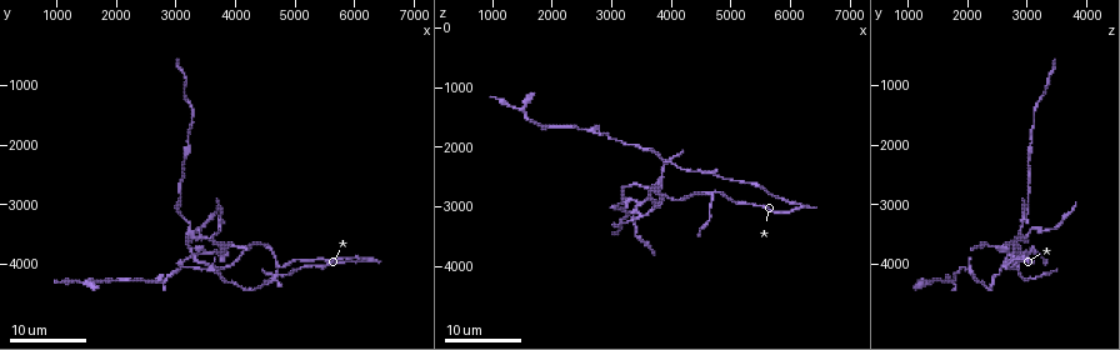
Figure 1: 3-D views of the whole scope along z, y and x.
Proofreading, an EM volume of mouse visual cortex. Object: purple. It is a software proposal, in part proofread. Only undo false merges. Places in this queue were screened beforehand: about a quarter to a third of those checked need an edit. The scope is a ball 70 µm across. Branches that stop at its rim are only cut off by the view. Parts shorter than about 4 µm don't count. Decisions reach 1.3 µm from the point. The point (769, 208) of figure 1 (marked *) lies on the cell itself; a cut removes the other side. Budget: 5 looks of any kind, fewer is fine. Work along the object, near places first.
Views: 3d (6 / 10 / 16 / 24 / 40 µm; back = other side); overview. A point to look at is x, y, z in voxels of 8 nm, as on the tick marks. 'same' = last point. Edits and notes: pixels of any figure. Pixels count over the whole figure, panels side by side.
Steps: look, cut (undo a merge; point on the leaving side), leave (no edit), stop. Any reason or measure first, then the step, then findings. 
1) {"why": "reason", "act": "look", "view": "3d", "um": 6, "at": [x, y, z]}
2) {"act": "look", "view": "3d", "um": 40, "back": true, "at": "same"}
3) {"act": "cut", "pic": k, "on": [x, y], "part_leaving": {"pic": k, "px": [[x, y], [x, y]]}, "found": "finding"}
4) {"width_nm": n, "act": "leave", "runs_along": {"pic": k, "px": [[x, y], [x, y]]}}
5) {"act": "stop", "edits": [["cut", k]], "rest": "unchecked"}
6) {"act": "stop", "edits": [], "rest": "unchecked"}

{"why": "four-way junction", "act": "look", "view": "3d", "um": 24, "at": [3300, 3450, 2900]}

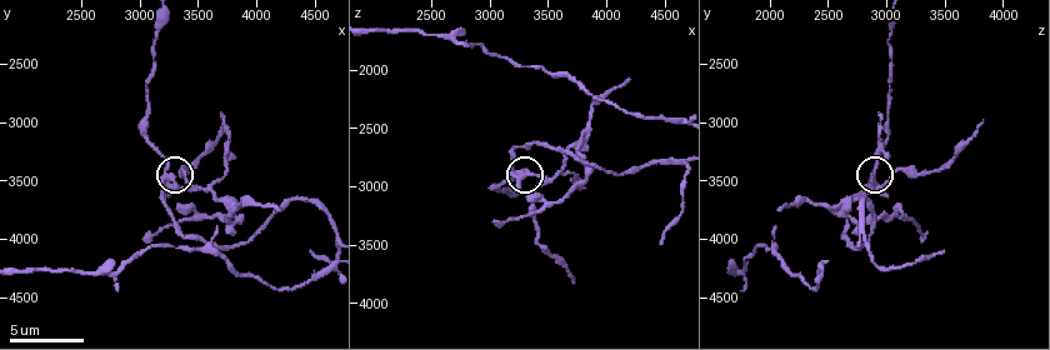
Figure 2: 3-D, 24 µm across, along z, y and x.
{"act": "look", "view": "3d", "um": 10, "at": [3280, 3440, 2900]}

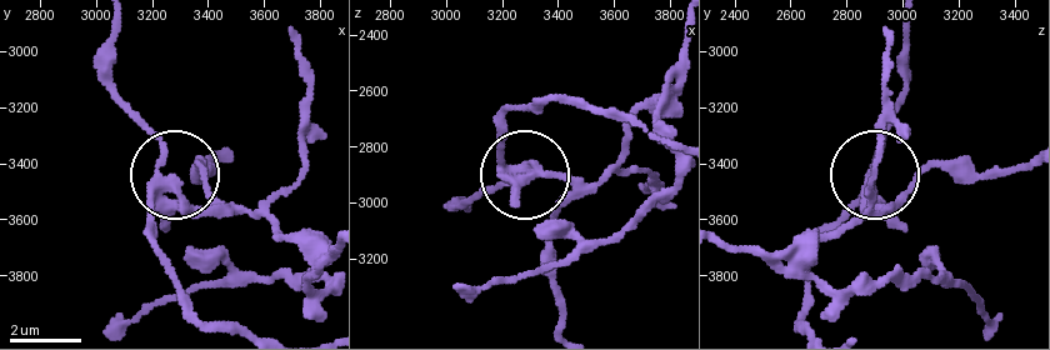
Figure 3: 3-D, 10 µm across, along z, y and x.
{"width_nm": 270, "act": "cut", "pic": 3, "on": [201, 205], "found": "a second cell is stuck on"}

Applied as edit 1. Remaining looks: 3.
{"why": "side arm on a straight run", "act": "look", "view": "3d", "um": 16, "at": [2880, 4220, 1780]}

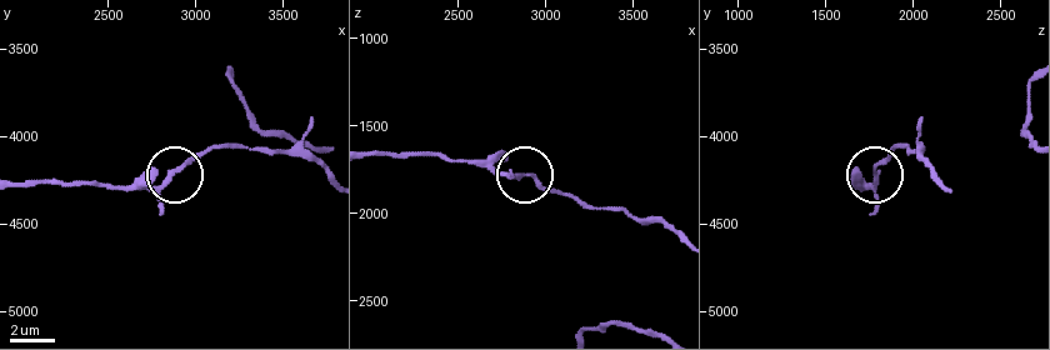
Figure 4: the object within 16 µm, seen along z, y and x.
{"why": "from behind", "act": "look", "view": "3d", "um": 16, "back": true, "at": [2840, 4220, 1780]}

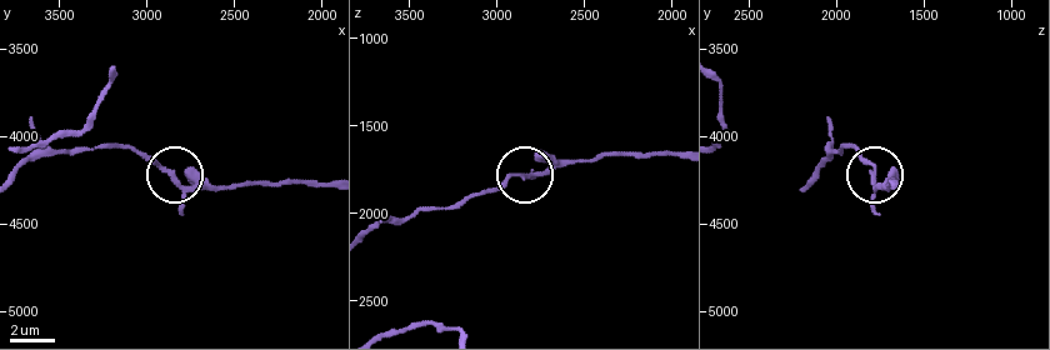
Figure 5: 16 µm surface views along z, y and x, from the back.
{"arms": 3, "act": "leave", "runs_along": {"pic": 5, "px": [[809, 179], [854, 145], [876, 185], [888, 185]]}, "found": "continuous, no second cell"}

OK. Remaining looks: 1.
{"act": "stop", "edits": [["cut", 3]], "rest": "unchecked"}

